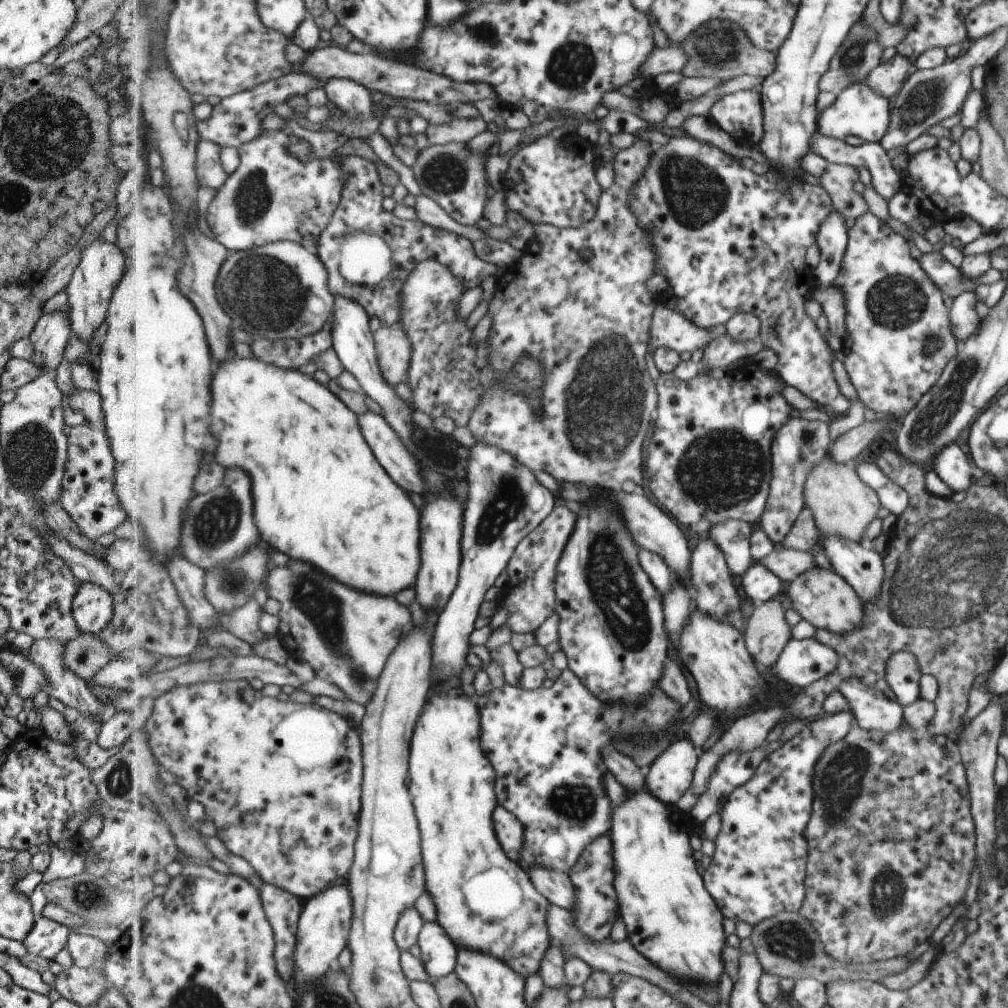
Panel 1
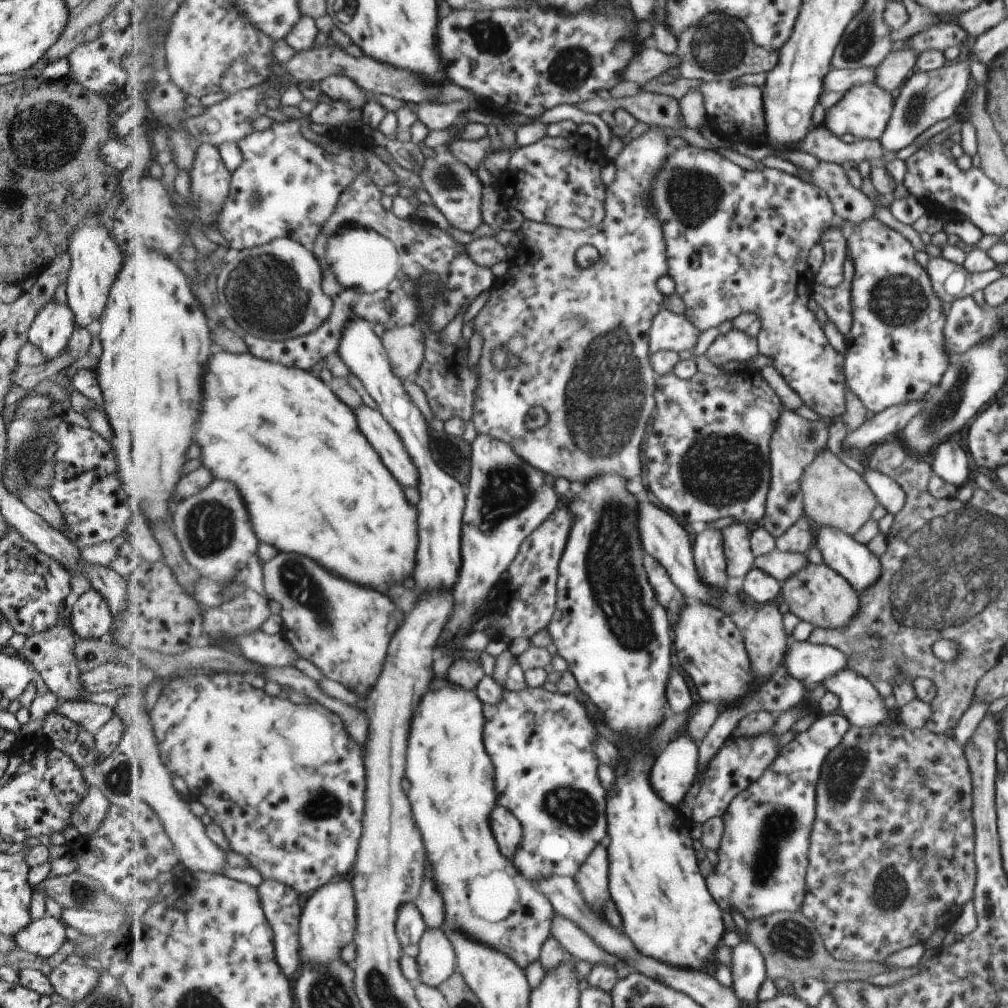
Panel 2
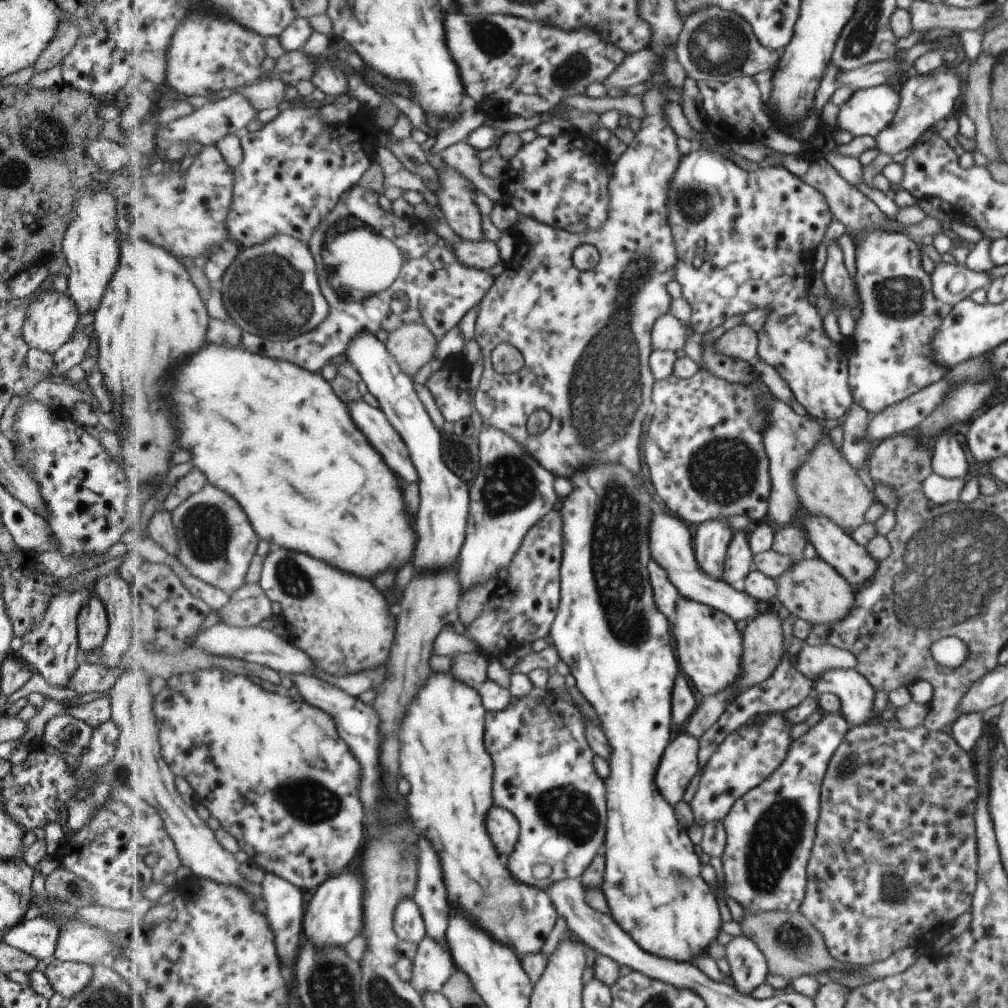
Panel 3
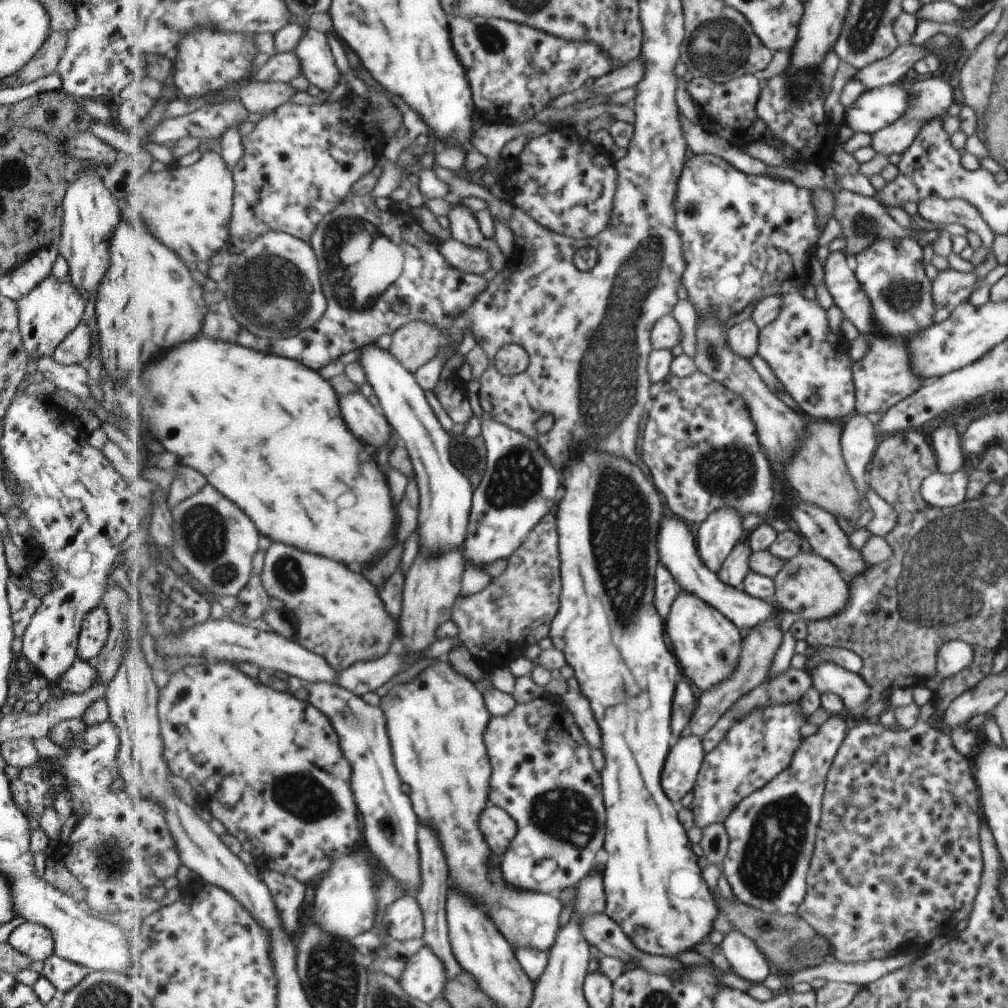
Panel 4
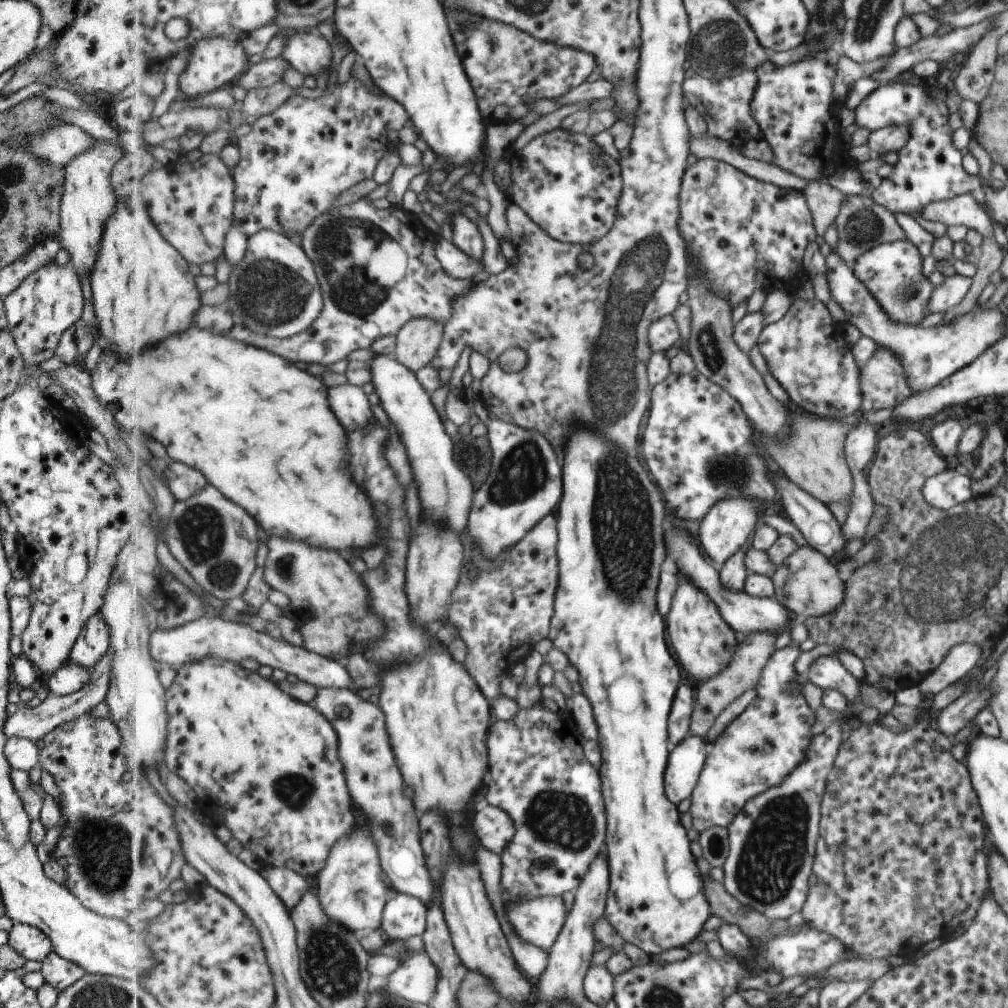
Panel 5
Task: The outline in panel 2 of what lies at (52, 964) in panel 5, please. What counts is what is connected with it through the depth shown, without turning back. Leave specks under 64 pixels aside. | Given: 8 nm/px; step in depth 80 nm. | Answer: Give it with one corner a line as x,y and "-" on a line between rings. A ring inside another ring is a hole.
65,962
52,966
48,979
54,992
70,1004
86,998
97,986
100,974
84,964
69,965

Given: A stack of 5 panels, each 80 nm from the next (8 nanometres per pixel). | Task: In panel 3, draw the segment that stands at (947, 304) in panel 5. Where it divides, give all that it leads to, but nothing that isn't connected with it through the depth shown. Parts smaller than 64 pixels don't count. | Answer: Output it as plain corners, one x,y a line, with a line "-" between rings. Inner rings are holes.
936,262
931,271
931,292
941,304
953,306
969,297
977,288
985,289
992,281
987,273
976,273
957,263

